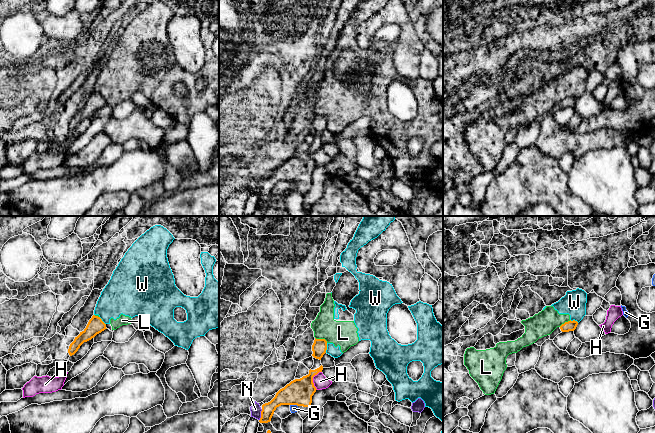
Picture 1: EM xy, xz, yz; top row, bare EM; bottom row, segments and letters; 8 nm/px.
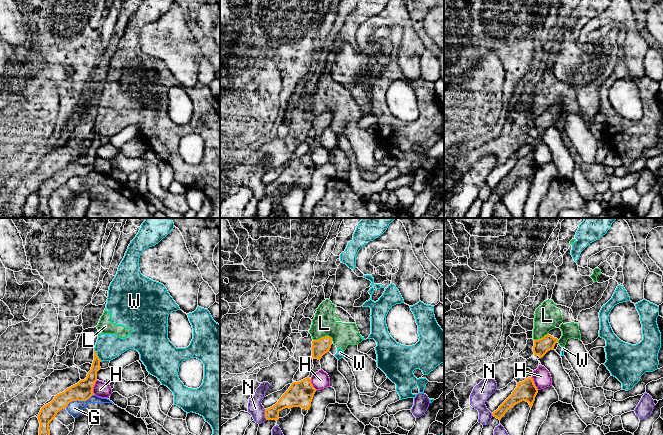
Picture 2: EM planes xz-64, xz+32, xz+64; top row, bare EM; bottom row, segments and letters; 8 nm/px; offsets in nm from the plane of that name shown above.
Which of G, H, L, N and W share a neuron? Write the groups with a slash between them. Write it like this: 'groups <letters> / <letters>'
groups G / H / L W / N

